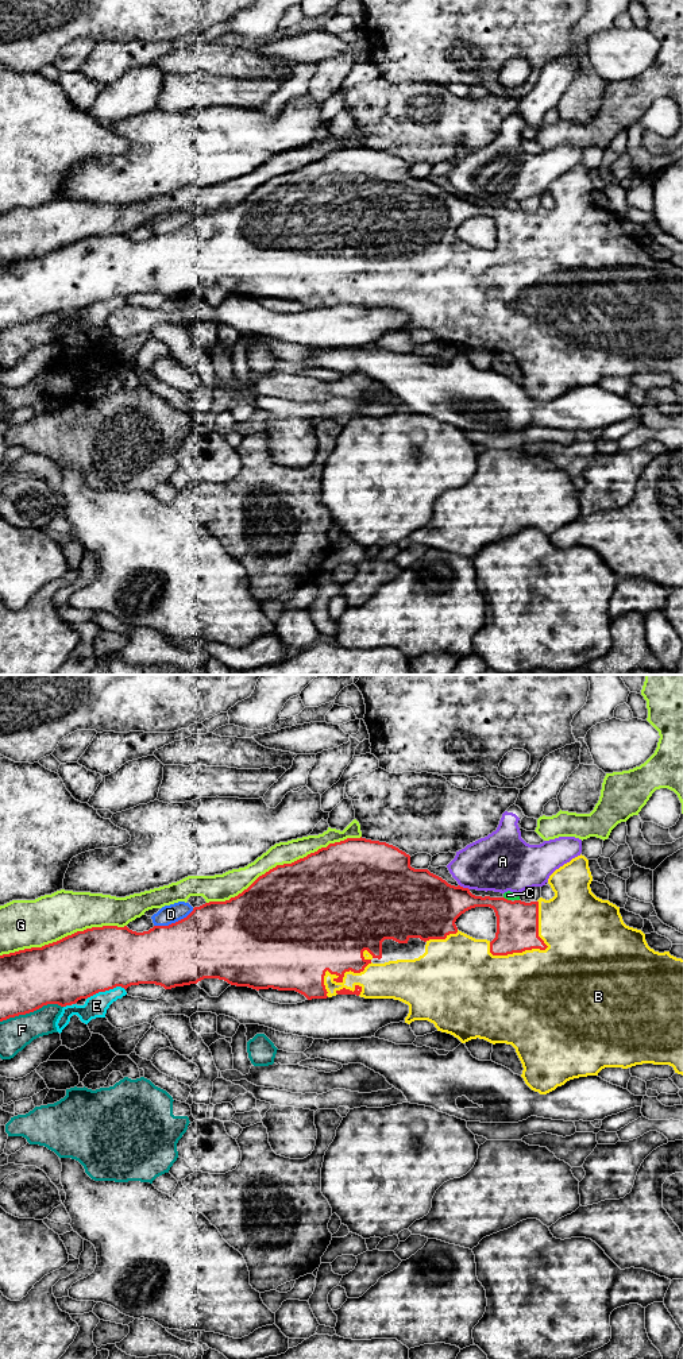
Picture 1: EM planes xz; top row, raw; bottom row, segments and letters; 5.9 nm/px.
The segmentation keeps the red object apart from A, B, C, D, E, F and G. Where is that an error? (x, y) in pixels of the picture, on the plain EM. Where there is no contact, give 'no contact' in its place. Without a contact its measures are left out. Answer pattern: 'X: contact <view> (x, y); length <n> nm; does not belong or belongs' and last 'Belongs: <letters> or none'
A: contact xz (465, 197); length 70 nm; does not belong
B: contact xz (543, 258); length 420 nm; belongs
C: contact xz (506, 208); length 50 nm; does not belong
D: contact xz (173, 232); length 260 nm; does not belong
E: contact xz (105, 298); length 240 nm; does not belong
F: contact xz (31, 320); length 380 nm; does not belong
G: contact xz (284, 173); length 1000 nm; does not belong
Belongs: B

